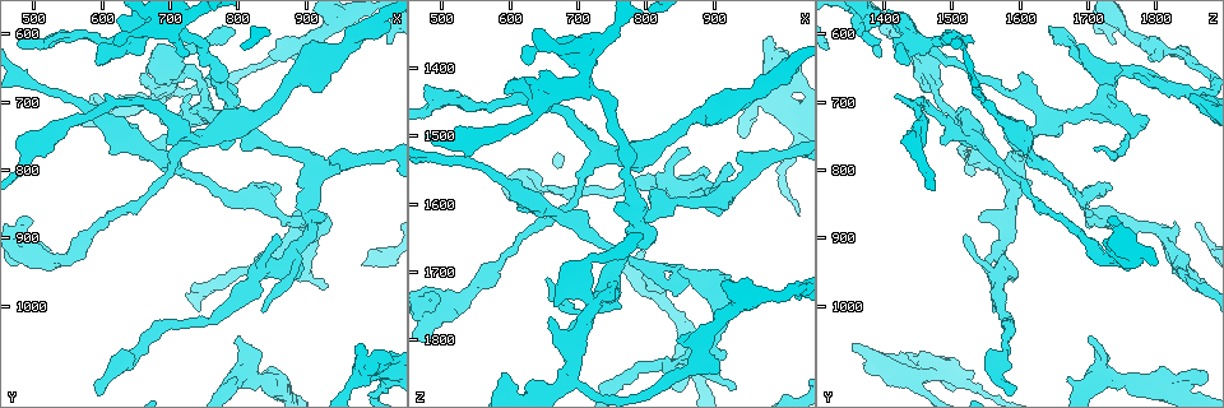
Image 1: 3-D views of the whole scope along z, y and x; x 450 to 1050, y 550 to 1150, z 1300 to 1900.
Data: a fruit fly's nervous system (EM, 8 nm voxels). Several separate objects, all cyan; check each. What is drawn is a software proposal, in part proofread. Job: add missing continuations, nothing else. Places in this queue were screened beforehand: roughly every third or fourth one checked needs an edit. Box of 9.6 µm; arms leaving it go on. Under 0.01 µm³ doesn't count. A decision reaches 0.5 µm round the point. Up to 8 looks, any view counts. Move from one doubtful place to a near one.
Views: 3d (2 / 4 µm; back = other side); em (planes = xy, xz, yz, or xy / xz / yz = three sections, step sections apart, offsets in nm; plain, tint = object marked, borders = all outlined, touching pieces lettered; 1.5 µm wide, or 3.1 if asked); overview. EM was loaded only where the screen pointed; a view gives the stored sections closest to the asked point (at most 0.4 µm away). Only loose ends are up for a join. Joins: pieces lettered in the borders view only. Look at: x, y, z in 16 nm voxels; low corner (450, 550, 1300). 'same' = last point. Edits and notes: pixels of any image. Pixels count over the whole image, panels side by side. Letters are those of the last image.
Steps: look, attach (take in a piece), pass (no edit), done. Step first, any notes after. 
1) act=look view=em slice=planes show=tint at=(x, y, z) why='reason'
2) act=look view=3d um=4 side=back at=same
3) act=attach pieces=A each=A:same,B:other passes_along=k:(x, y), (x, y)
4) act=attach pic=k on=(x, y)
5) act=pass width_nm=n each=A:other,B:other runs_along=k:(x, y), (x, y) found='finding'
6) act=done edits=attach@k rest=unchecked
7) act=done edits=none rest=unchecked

act=look view=em slice=xz step=8 show=borders at=(840, 1070, 1710) why='branch stops here'

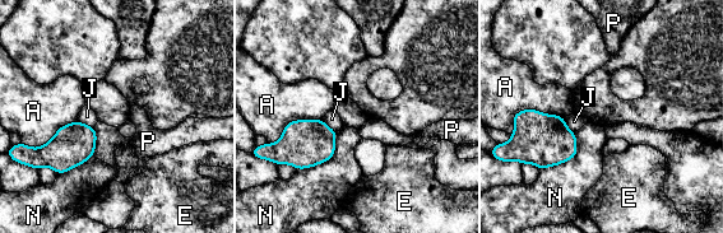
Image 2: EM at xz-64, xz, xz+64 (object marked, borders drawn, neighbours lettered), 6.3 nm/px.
act=look view=em slice=planes show=borders at=same

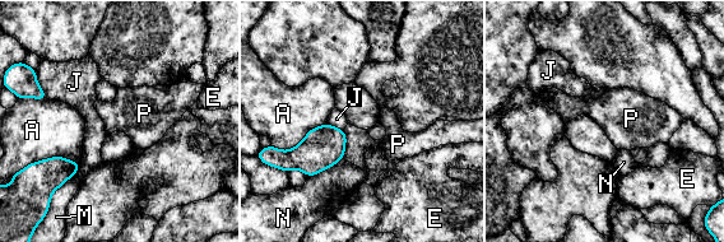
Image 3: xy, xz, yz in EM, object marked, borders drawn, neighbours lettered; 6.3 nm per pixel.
act=pass each=A:other,E:other,J:other,M:other,N:other,P:other border=3:(344, 130), (346, 150), (342, 157) found='none of them fits'

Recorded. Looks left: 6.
act=look view=3d um=2 at=(850, 825, 1725) why='branch stops here'

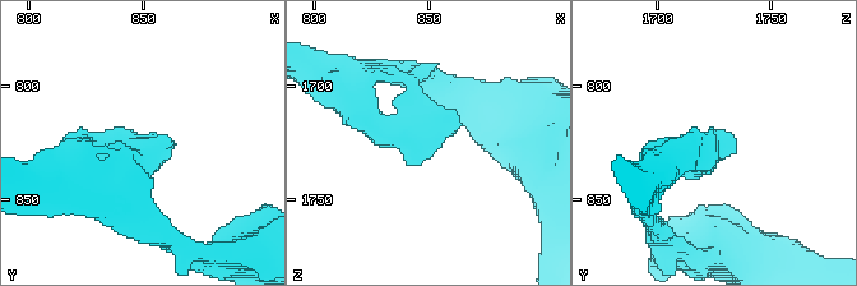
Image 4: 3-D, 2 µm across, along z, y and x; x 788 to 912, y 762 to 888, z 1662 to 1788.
act=look view=em slice=planes show=borders at=(854, 821, 1727) why='shape alone is not enough'

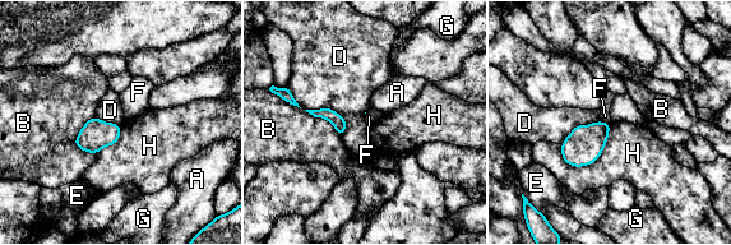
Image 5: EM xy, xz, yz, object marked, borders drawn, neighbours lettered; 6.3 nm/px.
act=pass longest_contact=H:400nm each=A:other,B:other,D:other,E:other,F:other,G:other,H:other found='none of them fits'

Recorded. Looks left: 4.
act=look view=em slice=yz step=8 show=borders at=(610, 695, 1415) why='branch stops here'

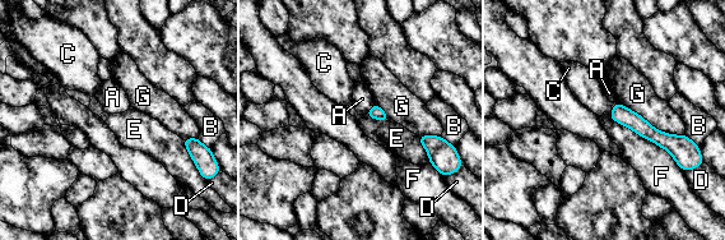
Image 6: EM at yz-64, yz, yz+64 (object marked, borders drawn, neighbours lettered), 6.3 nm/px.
act=pass each=A:other,B:other,C:other,D:other,E:other,F:other,G:other border=6:(607, 115), (664, 148), (681, 169) found='no lettered piece goes on from it'

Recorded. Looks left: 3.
act=done edits=none rest=unchecked

